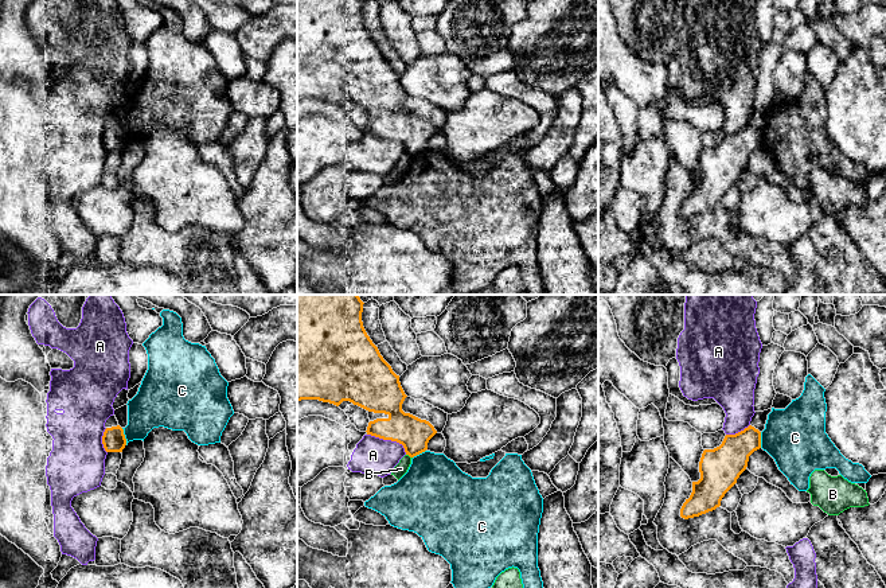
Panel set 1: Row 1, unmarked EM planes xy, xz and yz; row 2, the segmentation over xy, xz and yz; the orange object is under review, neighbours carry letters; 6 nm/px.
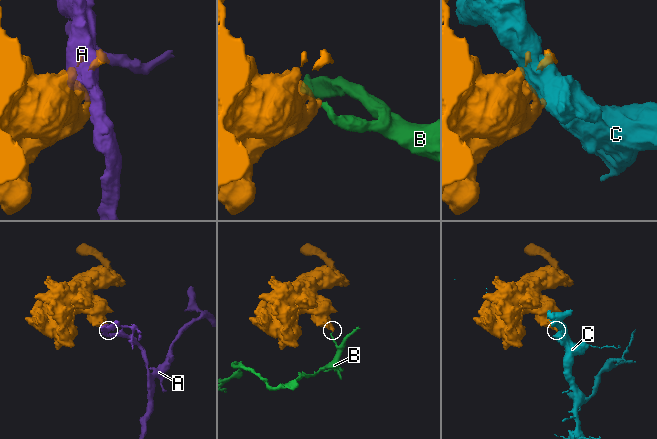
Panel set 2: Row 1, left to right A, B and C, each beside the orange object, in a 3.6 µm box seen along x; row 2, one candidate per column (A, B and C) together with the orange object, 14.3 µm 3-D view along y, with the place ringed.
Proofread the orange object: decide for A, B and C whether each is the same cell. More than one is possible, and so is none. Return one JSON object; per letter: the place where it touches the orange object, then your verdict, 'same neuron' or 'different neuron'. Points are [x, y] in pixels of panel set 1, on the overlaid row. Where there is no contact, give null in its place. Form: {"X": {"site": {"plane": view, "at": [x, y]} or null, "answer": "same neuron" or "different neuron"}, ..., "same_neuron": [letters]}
{"A": {"site": {"plane": "xz", "at": [389, 439]}, "answer": "different neuron"}, "B": {"site": {"plane": "xz", "at": [409, 455]}, "answer": "different neuron"}, "C": {"site": {"plane": "xy", "at": [124, 436]}, "answer": "different neuron"}, "same_neuron": []}

